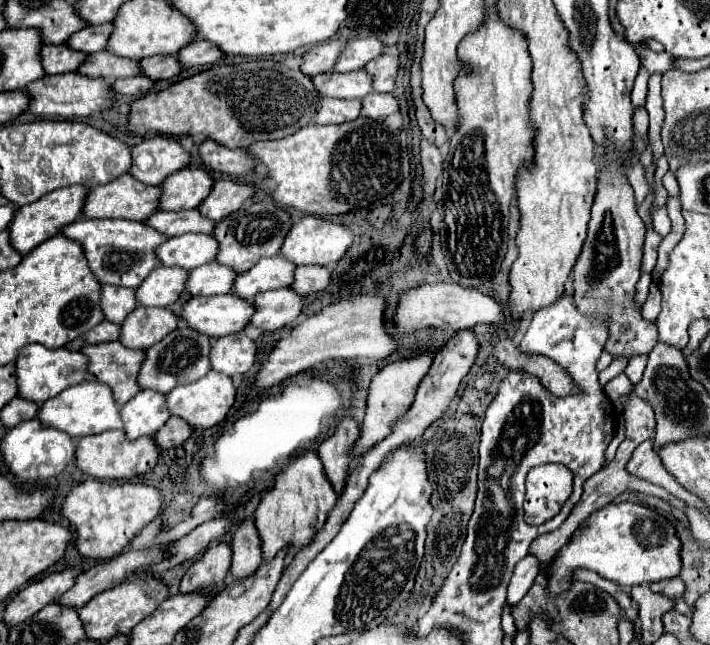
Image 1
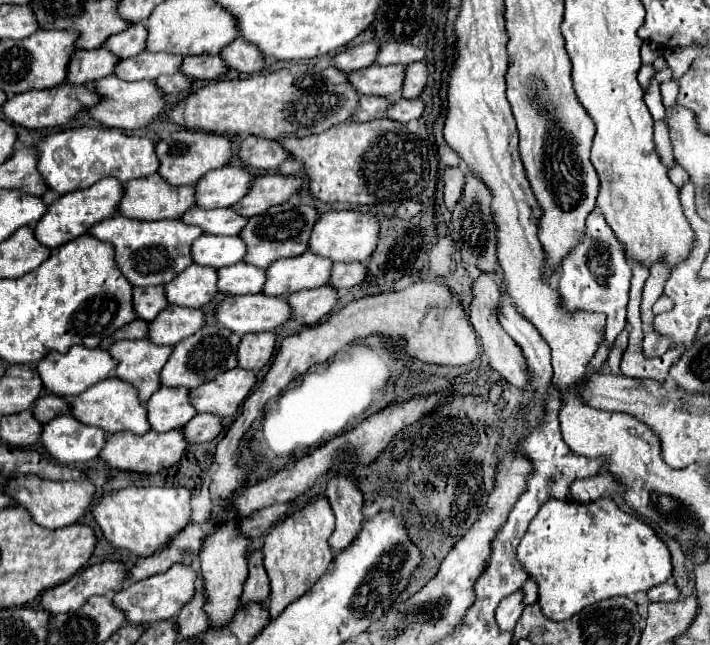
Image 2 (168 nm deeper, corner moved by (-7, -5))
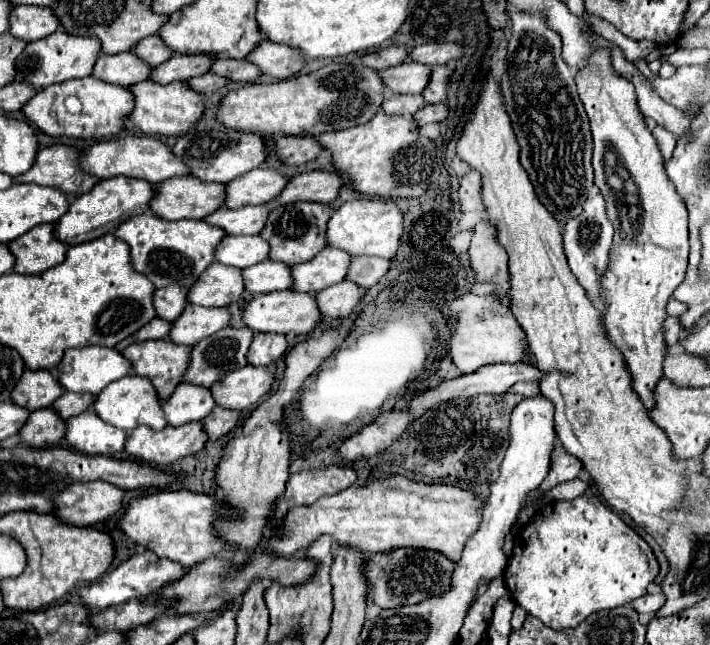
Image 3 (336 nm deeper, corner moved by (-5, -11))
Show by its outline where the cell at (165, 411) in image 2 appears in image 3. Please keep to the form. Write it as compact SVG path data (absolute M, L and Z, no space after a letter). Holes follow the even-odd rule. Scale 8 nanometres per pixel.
M180 384L176 388L176 392L164 402L164 412L168 418L170 426L180 426L180 424L188 424L194 420L204 420L212 410L214 410L214 398L210 396L210 388L198 388L196 384Z

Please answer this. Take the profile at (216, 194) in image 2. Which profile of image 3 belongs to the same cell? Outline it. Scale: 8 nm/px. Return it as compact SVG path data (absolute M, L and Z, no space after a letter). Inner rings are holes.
M256 168L226 184L226 208L268 204L288 182L290 178L274 168Z

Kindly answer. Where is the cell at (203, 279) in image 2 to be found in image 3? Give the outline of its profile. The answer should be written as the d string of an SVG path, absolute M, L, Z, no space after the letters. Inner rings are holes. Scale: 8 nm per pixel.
M214 262L190 290L188 300L200 306L228 306L238 302L242 292L242 270Z

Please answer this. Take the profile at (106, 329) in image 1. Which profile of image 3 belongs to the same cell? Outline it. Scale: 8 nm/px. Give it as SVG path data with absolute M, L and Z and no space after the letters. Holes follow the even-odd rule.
M154 318L154 320L150 320L150 324L142 326L134 336L136 336L138 342L142 342L142 340L154 340L154 338L166 338L168 332L170 332L170 328L172 328L172 322L166 322L162 318Z

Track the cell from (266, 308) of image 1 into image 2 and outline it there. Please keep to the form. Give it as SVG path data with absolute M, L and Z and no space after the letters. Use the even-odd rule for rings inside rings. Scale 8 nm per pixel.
M320 286L312 290L300 290L288 294L286 302L290 306L290 318L306 326L320 322L336 304L336 290L330 286Z

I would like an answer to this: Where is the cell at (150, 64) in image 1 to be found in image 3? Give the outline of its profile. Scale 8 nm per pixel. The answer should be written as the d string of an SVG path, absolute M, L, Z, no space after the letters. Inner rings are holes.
M216 60L212 72L226 76L232 82L254 82L262 74L260 68L248 60Z

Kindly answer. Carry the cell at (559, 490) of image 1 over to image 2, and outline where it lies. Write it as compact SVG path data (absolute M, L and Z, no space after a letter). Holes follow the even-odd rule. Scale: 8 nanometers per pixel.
M548 498L532 518L520 546L518 560L538 582L538 604L550 620L566 620L578 610L612 596L632 596L640 590L664 584L672 576L672 556L668 546L640 518L622 512L614 500L602 498L590 504L562 502Z

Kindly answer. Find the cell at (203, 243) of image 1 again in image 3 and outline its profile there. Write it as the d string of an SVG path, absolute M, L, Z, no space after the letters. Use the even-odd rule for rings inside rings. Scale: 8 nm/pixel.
M226 236L216 248L216 260L236 268L248 268L268 260L268 246L262 236Z

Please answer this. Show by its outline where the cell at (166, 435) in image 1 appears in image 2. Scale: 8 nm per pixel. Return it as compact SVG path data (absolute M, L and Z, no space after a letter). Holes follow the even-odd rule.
M196 414L186 426L184 436L188 444L202 444L214 440L222 430L222 420L212 414Z

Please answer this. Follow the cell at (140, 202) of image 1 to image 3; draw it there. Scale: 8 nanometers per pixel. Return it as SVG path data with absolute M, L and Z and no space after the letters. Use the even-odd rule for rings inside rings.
M178 176L156 184L156 198L150 202L154 214L164 220L182 220L182 218L206 218L210 212L222 208L222 200L226 196L224 184L204 184L194 176Z

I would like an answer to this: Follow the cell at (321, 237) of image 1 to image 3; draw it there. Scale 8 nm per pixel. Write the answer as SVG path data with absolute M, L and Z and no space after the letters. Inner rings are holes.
M360 198L342 204L334 210L328 222L328 244L334 248L342 248L352 256L380 256L394 258L400 248L402 238L404 212L392 202L384 198Z

